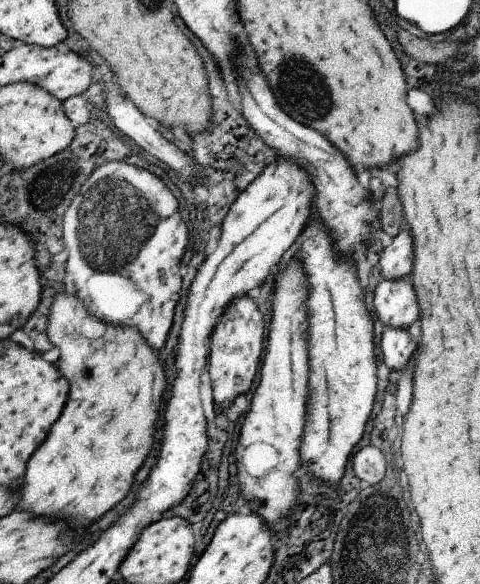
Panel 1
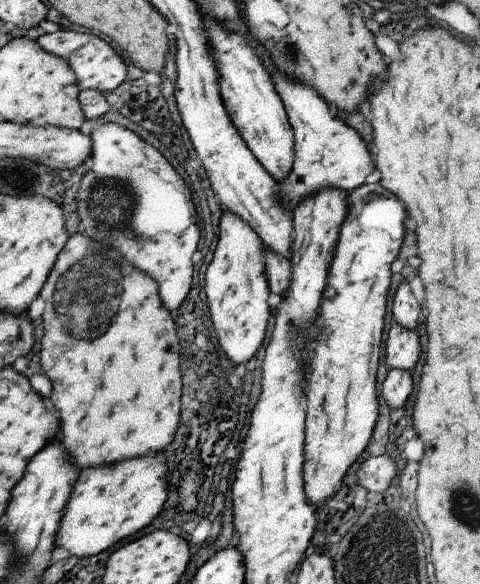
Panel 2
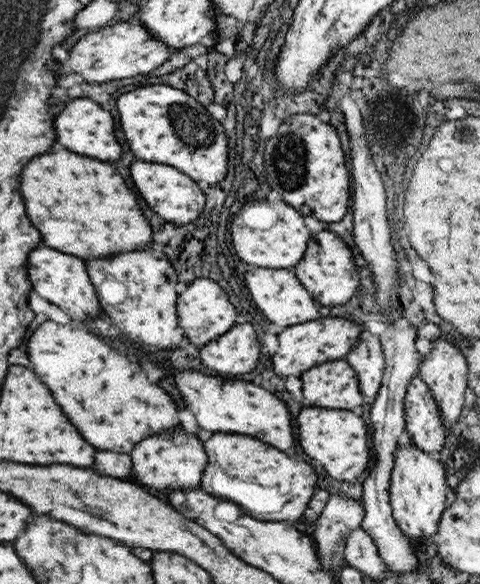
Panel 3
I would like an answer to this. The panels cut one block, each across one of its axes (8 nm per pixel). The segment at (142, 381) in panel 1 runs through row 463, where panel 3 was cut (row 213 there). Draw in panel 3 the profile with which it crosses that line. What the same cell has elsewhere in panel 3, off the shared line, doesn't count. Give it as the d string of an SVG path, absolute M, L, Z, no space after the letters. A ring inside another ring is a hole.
M67 150L33 158L33 162L25 166L25 174L21 174L21 194L25 194L25 206L29 206L27 214L33 218L33 226L41 230L45 246L53 246L53 250L61 250L63 254L77 254L77 258L85 260L107 258L123 252L145 250L151 242L151 226L139 210L135 194L125 186L115 168L105 162L81 158Z

